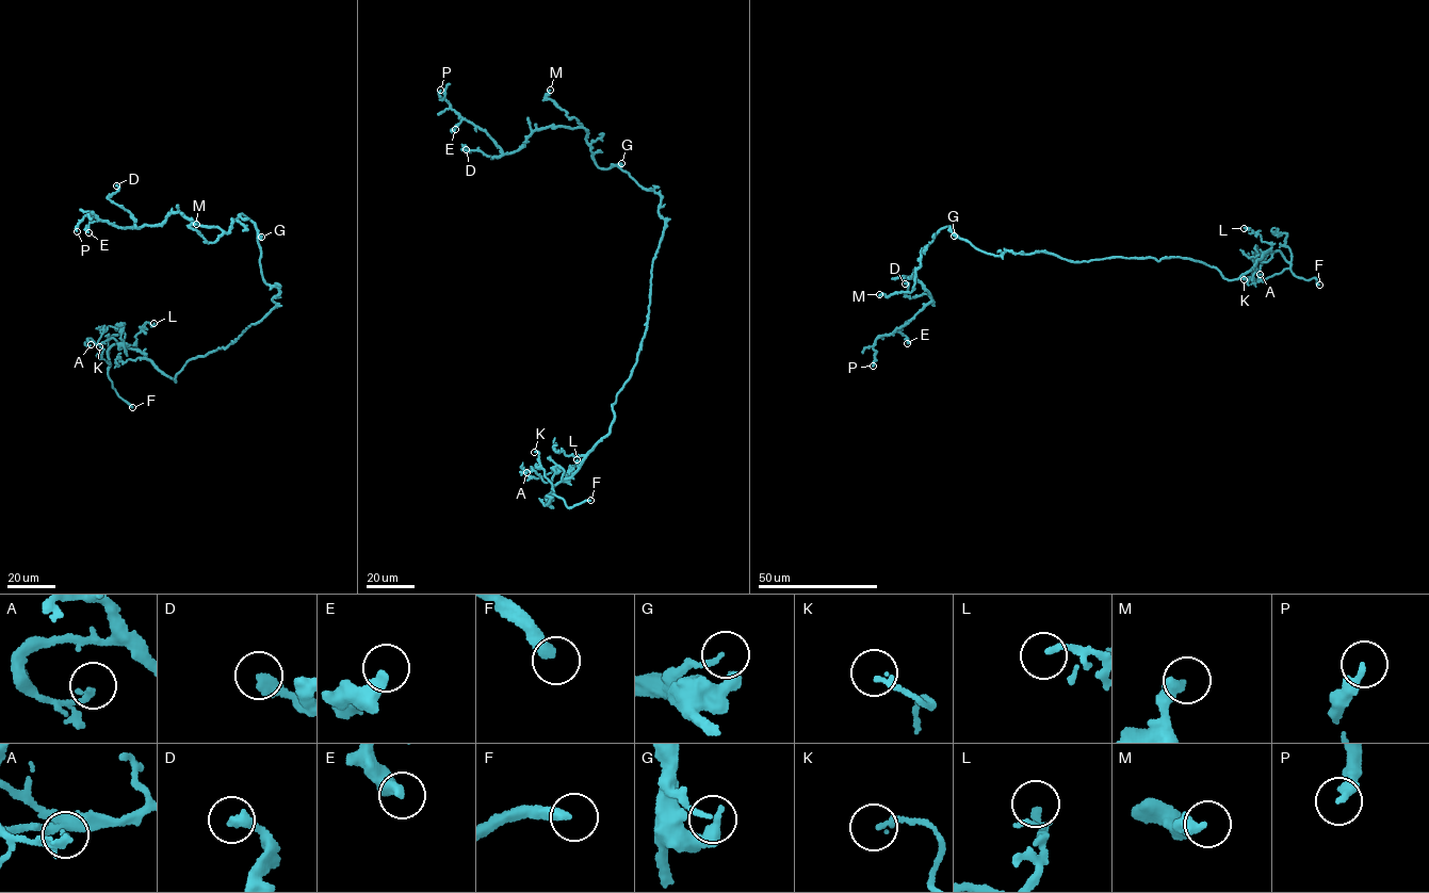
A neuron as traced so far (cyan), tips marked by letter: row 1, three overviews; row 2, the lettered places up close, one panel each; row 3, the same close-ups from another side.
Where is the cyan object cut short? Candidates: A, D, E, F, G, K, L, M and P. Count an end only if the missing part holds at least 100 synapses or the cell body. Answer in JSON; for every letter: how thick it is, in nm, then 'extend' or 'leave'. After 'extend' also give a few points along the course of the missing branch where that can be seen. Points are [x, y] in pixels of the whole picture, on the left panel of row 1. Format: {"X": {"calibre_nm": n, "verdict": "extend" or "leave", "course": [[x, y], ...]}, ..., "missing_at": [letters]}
{"A": {"calibre_nm": 200, "verdict": "leave"}, "D": {"calibre_nm": 400, "verdict": "leave"}, "E": {"calibre_nm": 360, "verdict": "leave"}, "F": {"calibre_nm": 360, "verdict": "extend", "course": [[132, 407], [131, 412], [120, 416], [100, 412]]}, "G": {"calibre_nm": 150, "verdict": "leave"}, "K": {"calibre_nm": 170, "verdict": "leave"}, "L": {"calibre_nm": 190, "verdict": "leave"}, "M": {"calibre_nm": 400, "verdict": "leave"}, "P": {"calibre_nm": 280, "verdict": "leave"}, "missing_at": ["F"]}

